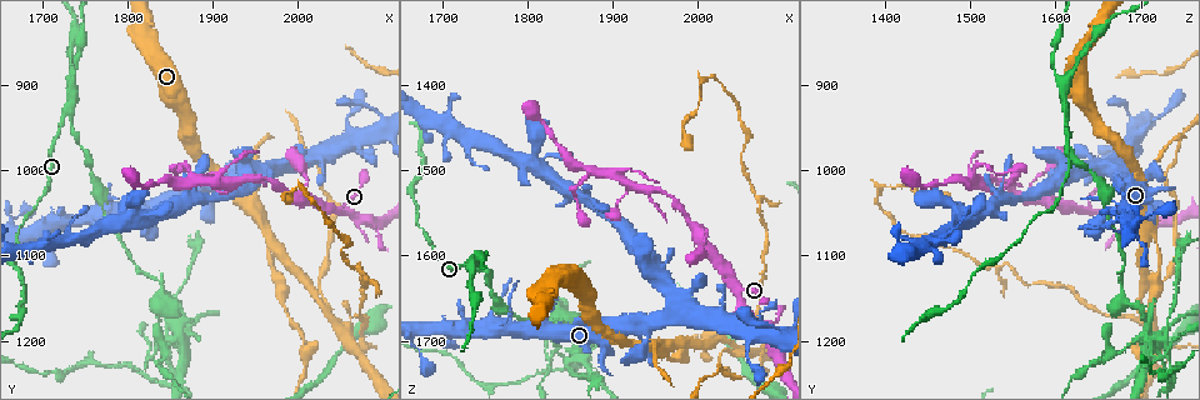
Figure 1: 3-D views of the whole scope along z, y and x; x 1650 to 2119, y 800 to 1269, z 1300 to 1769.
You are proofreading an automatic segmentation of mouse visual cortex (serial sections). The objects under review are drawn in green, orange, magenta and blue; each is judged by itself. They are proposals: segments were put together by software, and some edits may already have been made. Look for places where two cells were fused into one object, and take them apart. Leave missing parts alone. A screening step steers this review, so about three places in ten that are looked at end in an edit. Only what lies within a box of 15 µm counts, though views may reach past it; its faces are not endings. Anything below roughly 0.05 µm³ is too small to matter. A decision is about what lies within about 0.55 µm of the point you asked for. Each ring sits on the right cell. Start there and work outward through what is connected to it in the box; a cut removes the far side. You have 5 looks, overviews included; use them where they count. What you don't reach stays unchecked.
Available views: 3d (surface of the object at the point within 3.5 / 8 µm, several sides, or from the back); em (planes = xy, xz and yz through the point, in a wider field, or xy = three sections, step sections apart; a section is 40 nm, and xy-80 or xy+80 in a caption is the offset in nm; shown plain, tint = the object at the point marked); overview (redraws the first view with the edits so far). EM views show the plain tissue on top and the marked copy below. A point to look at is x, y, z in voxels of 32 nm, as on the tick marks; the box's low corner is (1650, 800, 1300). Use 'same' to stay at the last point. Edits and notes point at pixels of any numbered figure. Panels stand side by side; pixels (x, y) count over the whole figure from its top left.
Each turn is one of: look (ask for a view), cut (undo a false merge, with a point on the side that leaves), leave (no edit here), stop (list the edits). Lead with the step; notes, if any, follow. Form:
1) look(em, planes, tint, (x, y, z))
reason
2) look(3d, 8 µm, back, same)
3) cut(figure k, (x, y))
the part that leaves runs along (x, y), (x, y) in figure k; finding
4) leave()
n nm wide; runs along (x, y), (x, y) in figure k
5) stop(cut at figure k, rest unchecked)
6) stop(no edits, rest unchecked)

look(3d, 8 µm, (1960, 1065, 1705))
side arm on a straight run

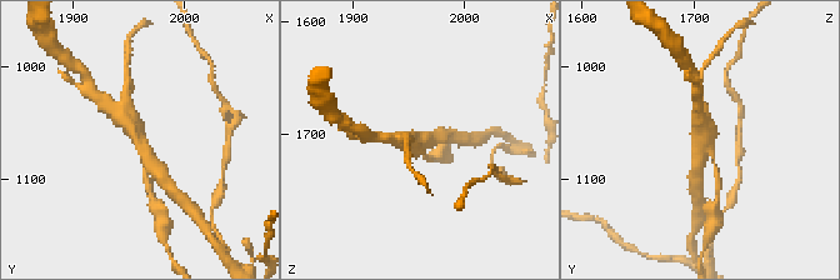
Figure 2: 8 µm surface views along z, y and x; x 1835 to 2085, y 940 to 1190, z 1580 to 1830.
look(em, xy, step 1, tint, (1964, 1070, 1710))
need the tissue

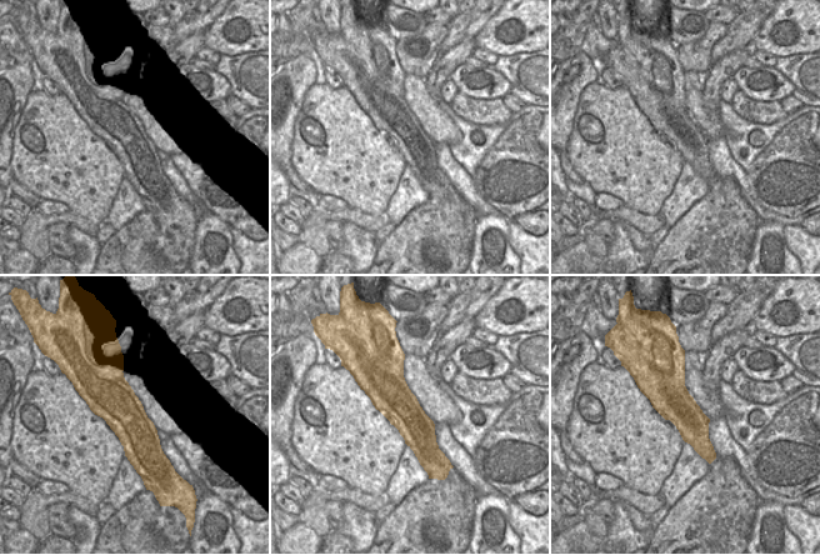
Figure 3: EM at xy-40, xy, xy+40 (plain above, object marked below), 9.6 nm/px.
cut(figure 2, (128, 83))
arms of 150, 400, 500 nm; the part that leaves runs along (710, 151), (719, 181), (716, 201) in figure 2; a second cell is stuck on

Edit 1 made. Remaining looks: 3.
look(overview)

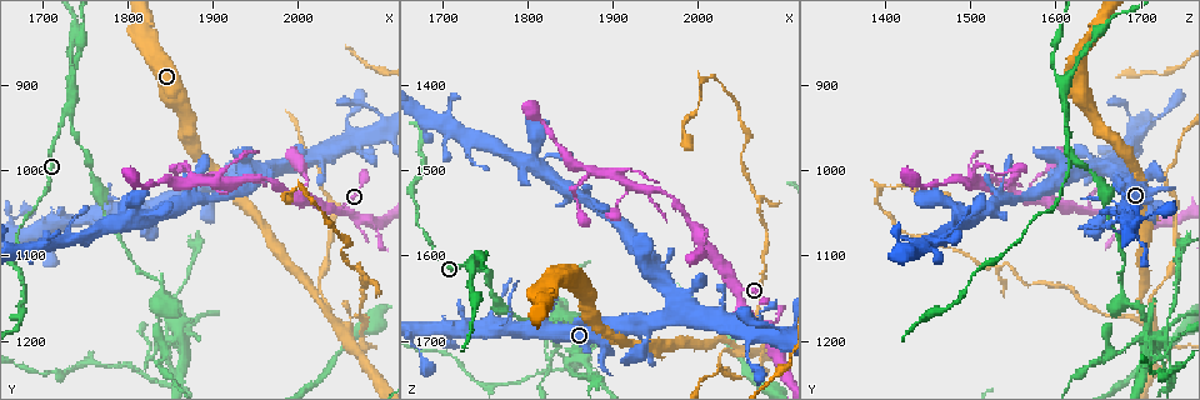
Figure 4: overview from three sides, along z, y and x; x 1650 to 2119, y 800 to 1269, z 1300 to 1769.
look(3d, 8 µm, (2045, 1180, 1710))
three-way junction

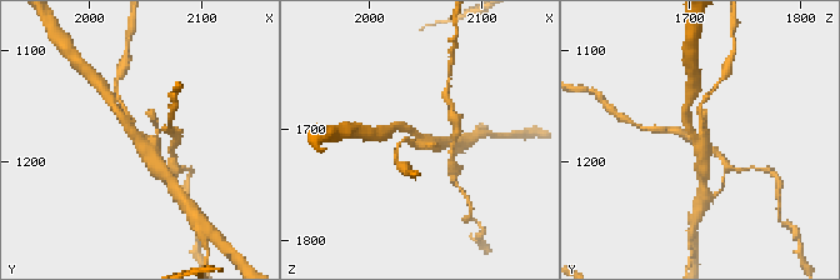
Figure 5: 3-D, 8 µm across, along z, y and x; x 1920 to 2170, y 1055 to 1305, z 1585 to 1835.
look(em, xy, step 2, tint, (2046, 1176, 1706))
need the tissue

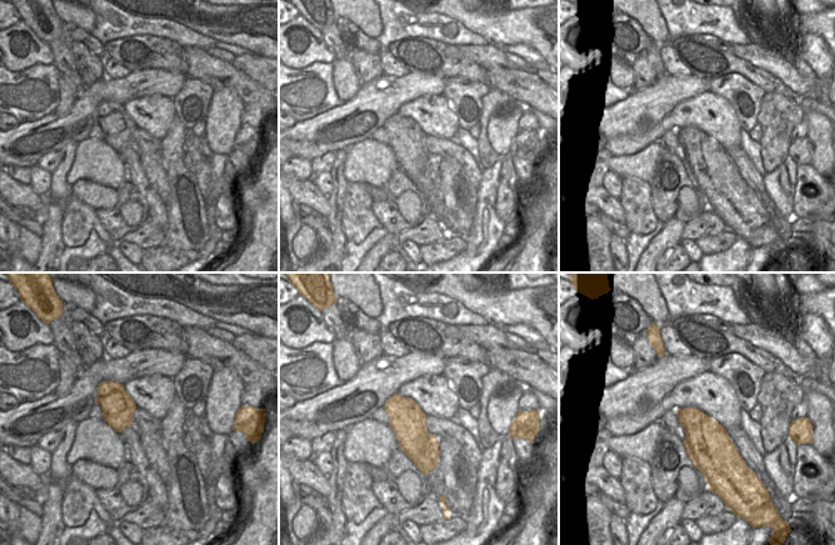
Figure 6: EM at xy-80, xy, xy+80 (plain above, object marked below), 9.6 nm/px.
cut(figure 5, (176, 169))
two cells meet here

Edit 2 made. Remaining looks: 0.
stop(cut at figure 2, cut at figure 5, rest unchecked)

